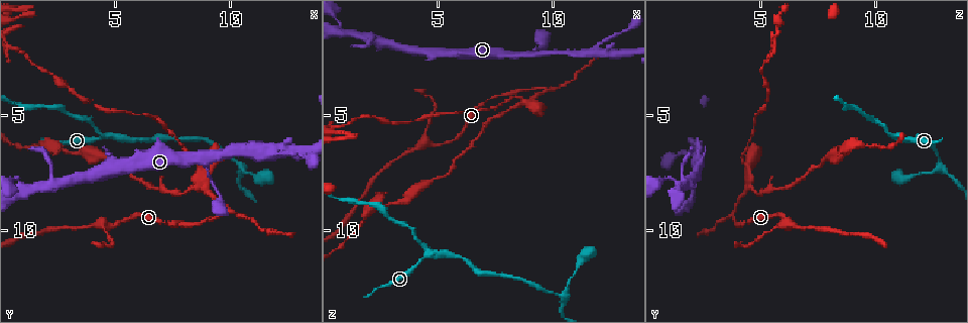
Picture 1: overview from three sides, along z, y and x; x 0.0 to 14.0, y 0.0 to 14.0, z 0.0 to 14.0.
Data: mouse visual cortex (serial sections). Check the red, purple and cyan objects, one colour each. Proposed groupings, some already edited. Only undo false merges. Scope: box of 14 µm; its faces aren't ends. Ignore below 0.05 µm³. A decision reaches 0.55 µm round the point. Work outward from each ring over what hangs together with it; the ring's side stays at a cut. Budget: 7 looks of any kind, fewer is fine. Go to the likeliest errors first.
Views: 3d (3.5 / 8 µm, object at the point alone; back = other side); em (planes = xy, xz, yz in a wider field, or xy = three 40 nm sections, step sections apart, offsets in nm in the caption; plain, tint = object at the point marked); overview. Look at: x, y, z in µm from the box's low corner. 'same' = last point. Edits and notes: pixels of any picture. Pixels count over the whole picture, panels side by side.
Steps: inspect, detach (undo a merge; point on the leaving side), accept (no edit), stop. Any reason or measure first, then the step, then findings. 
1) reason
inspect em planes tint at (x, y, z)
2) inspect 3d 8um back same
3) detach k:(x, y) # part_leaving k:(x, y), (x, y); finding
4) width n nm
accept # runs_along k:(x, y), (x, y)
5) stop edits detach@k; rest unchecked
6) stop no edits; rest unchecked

abrupt turn
inspect 3d 3.5um at (9.7, 9.2, 3.8)

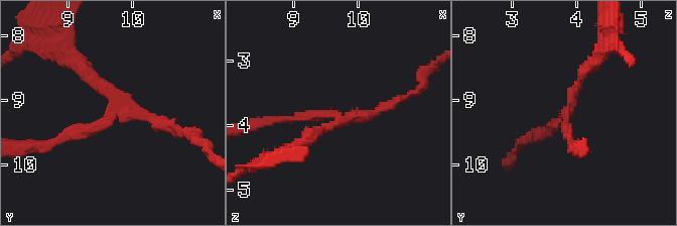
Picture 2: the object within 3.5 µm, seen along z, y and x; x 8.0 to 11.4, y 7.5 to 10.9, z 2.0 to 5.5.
arm_widths 150, 150, 150 nm
detach 2:(152, 116) # part_leaving 2:(114, 112), (111, 94), (61, 40); two cells meet here

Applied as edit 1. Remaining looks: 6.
see it whole again
inspect overview

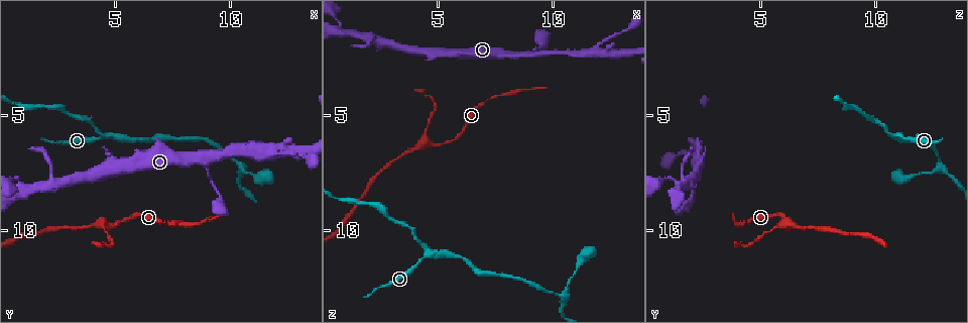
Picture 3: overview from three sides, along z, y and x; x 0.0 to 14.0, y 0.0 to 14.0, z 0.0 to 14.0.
three-way junction
inspect 3d 3.5um back at (4.5, 9.7, 6.2)

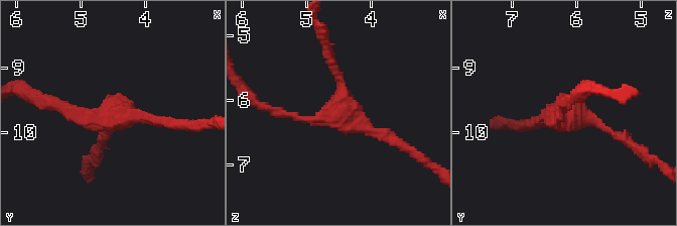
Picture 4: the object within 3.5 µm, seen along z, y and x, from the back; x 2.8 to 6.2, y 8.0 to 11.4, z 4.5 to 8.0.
shape alone is not enough
inspect em xy step 2 tint at (4.50, 9.80, 6.20)

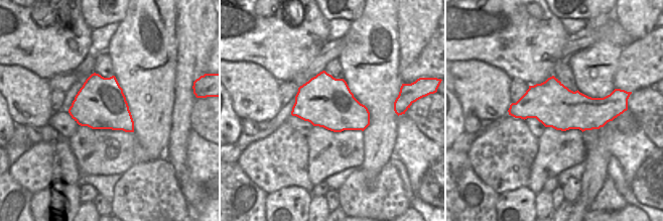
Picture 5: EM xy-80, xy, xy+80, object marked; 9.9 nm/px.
inspect em xy step 3 tint same

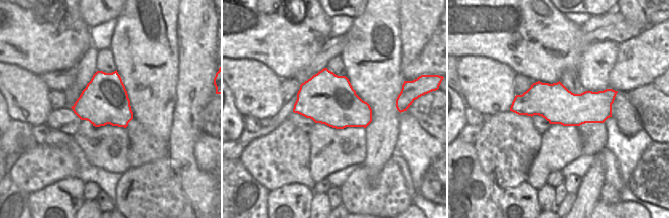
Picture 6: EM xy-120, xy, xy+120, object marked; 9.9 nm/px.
accept # runs_along 6:(611, 98), (597, 105), (513, 108); all the same cell

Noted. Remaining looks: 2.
two arms in line, one across
inspect 3d 8um at (8.1, 7.0, 2.3)

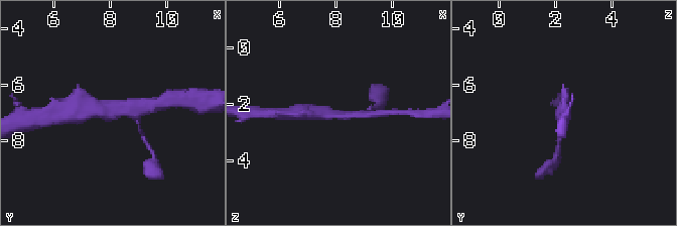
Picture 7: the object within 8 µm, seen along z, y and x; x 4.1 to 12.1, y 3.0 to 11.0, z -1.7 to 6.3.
arms 3; arm_widths 200, 250, 450 nm; now the EM
inspect em xy step 5 tint at (8.2, 6.9, 2.3)

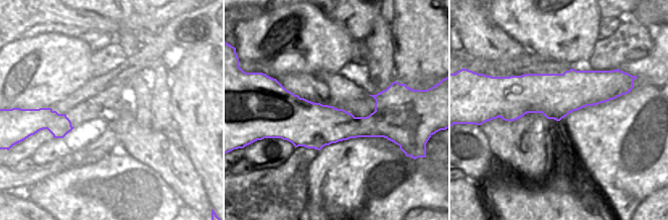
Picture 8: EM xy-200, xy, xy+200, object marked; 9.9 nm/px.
accept # runs_along 7:(80, 113), (142, 105); one cell here

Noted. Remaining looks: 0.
stop edits detach@2; rest unchecked

